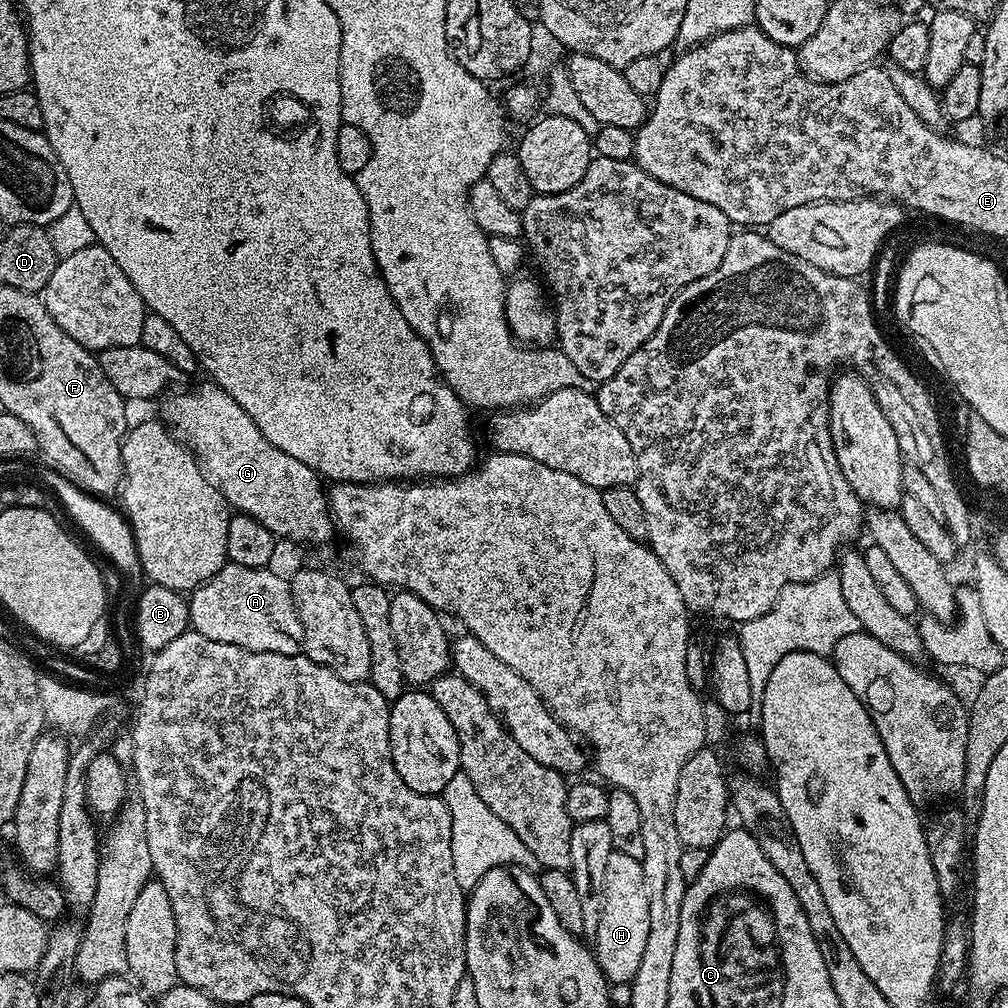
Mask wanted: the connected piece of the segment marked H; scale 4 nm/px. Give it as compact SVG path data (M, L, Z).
M614 850L606 861L602 914L598 918L598 930L594 937L594 955L609 985L631 985L634 974L638 974L638 966L642 963L642 953L648 935L650 894L646 894L646 874L641 857Z

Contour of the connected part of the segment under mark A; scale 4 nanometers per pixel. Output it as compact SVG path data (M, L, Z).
M225 562L222 570L191 593L188 618L191 627L214 642L226 642L255 652L301 655L302 622L294 606L292 585L271 567L251 568Z

